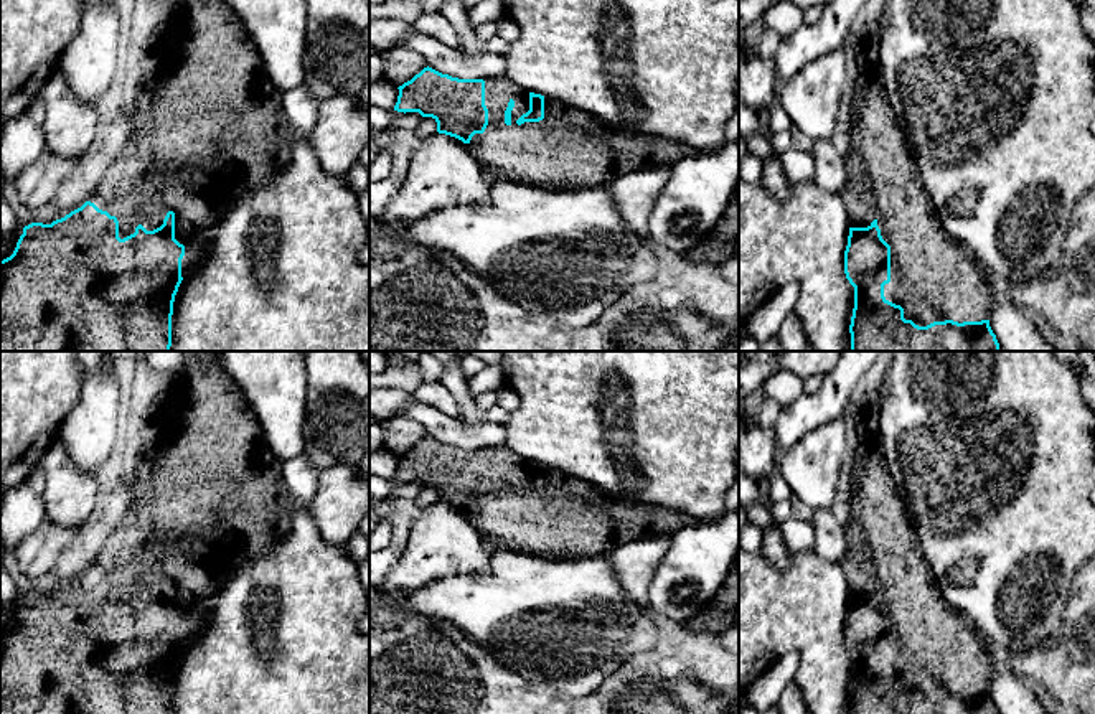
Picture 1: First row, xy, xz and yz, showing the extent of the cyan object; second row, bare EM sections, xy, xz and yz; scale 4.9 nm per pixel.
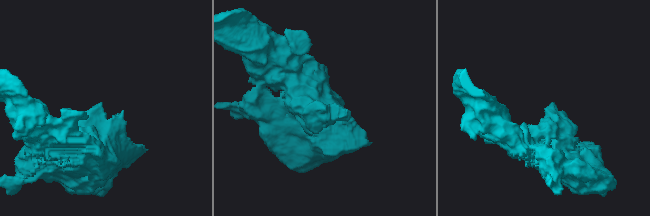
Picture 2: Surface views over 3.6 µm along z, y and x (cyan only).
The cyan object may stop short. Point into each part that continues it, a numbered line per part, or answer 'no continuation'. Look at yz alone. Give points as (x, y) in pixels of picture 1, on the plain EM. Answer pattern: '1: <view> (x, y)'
1: yz (934, 647)

